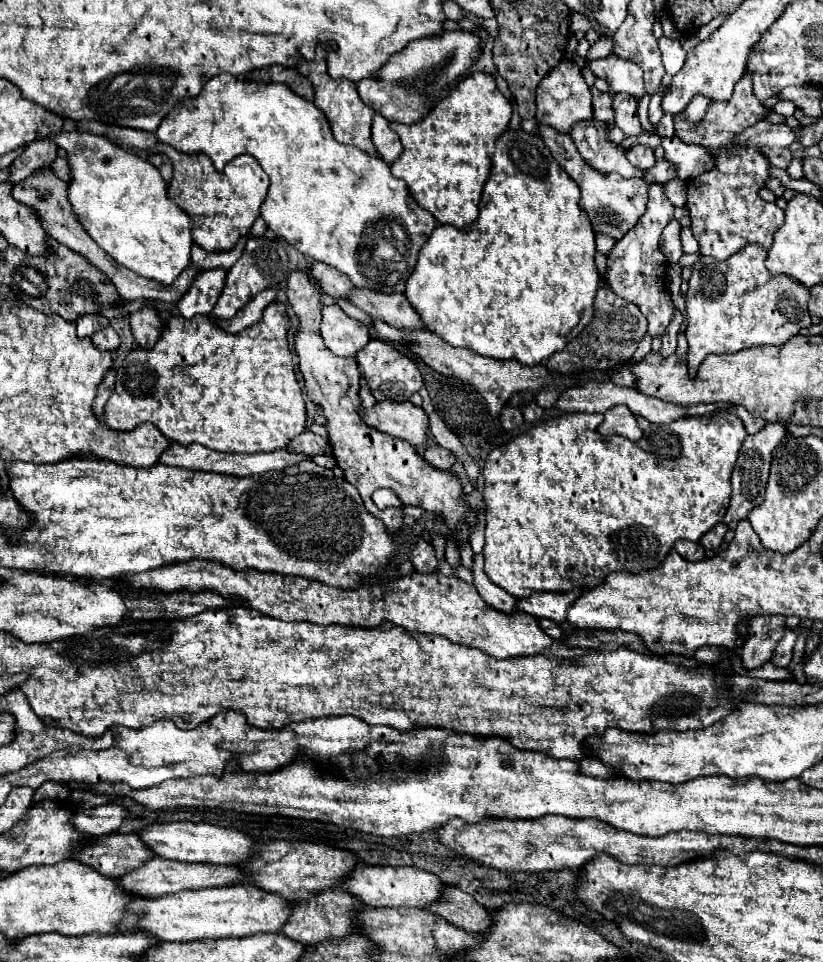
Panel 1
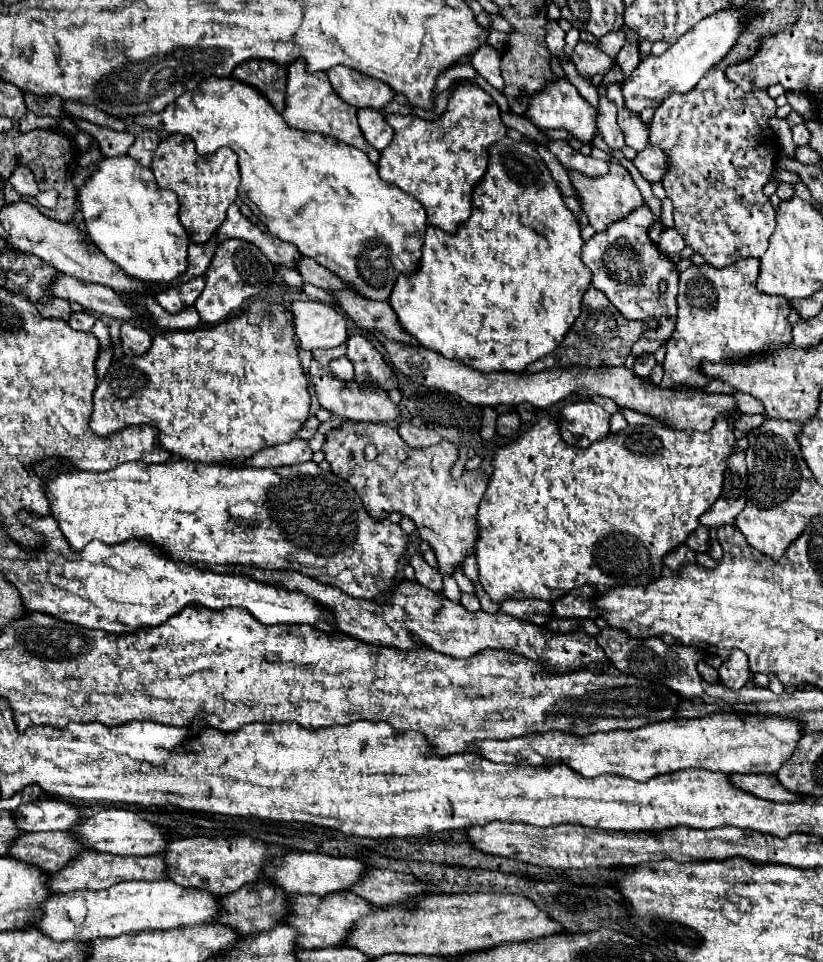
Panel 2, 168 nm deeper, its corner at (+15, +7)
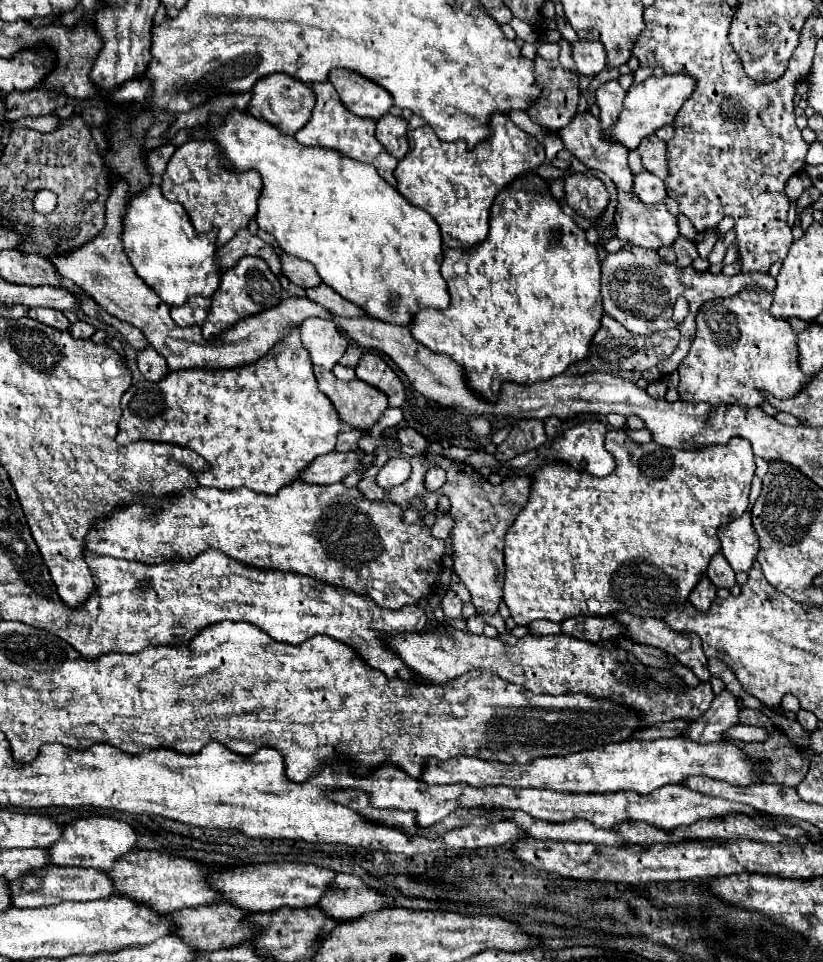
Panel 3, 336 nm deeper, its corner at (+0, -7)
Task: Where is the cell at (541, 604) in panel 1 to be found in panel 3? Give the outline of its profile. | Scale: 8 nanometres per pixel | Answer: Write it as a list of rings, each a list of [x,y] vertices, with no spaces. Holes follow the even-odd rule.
[[[614,615],[616,621],[626,625],[628,633],[634,643],[660,647],[664,653],[674,655],[680,663],[690,667],[700,681],[708,681],[710,673],[706,669],[706,655],[702,651],[702,643],[698,635],[692,633],[678,633],[670,629],[662,619],[652,617],[634,617],[634,615]]]

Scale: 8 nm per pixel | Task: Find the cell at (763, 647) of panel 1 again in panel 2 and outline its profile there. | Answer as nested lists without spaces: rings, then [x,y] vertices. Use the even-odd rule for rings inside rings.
[[[733,649],[729,659],[719,667],[719,677],[721,683],[729,689],[741,689],[747,685],[747,681],[751,679],[751,671],[749,671],[749,657],[739,651]]]

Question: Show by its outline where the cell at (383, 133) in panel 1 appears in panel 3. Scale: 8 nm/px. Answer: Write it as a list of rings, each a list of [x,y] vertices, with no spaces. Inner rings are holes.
[[[382,115],[376,123],[376,137],[396,159],[408,153],[408,123],[402,117]]]

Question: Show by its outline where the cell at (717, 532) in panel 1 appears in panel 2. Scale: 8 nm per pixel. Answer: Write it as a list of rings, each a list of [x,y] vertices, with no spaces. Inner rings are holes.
[[[699,525],[685,541],[687,547],[691,547],[693,551],[701,551],[701,553],[707,551],[707,543],[709,543],[709,531],[705,525]]]

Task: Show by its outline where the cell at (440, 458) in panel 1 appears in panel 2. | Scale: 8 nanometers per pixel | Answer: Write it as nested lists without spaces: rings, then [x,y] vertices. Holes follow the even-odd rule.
[[[401,423],[399,435],[413,449],[427,449],[431,445],[437,445],[439,439],[441,439],[435,431],[431,431],[431,429],[419,429],[419,427],[411,425],[411,423]]]

